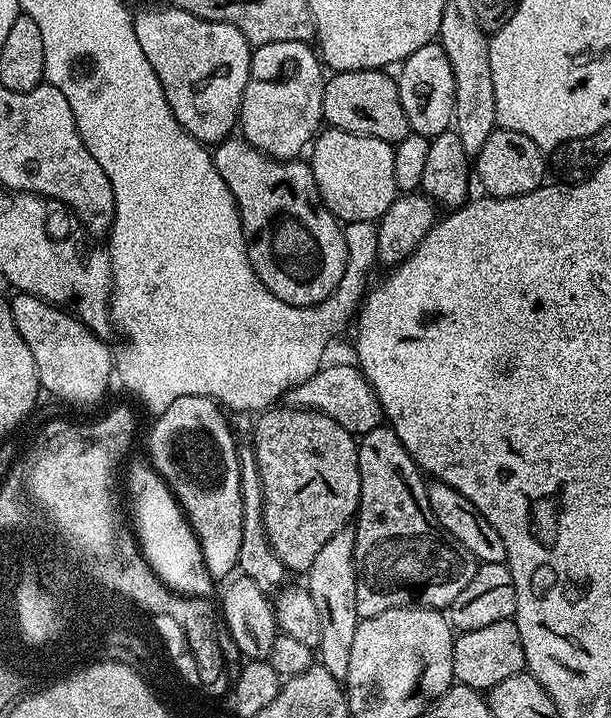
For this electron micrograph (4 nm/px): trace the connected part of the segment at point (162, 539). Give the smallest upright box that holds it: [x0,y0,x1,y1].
[126,456,216,599]

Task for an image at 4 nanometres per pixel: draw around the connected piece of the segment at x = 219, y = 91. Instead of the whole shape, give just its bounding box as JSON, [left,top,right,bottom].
[132,6,253,146]

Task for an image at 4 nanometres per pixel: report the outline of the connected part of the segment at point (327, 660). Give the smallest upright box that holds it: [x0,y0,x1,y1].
[306,526,358,681]

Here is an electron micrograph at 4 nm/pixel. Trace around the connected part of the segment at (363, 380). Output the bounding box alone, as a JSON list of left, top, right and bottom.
[286,362,385,438]

